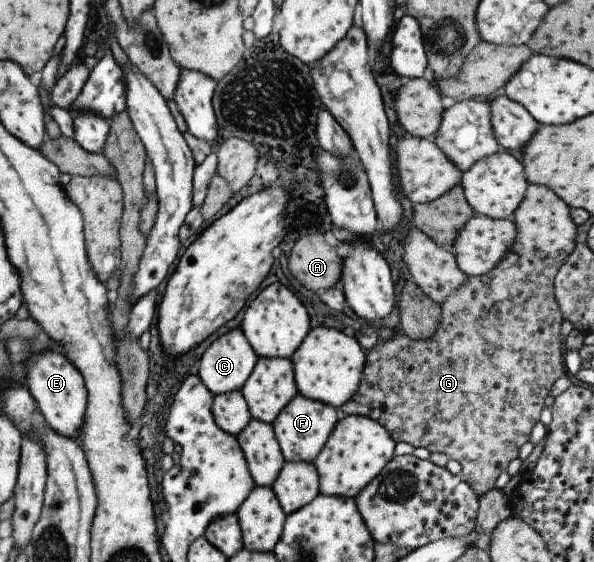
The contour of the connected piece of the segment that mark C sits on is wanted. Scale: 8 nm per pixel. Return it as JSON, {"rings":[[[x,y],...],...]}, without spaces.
{"rings":[[[239,328],[233,329],[219,336],[205,349],[197,361],[196,374],[213,395],[226,394],[240,389],[252,372],[257,358],[245,334]]]}

